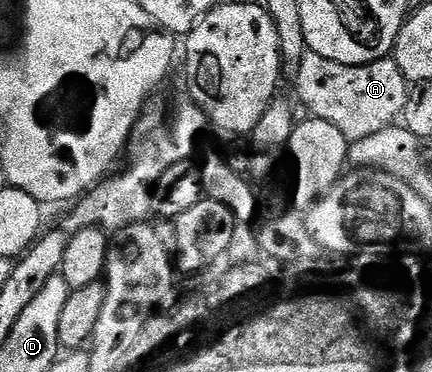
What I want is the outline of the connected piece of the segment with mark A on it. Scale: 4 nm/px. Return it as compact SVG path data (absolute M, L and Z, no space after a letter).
M312 50L300 61L296 86L296 99L308 105L313 118L336 125L347 144L393 126L403 116L410 92L410 84L392 57L364 65L340 65Z

